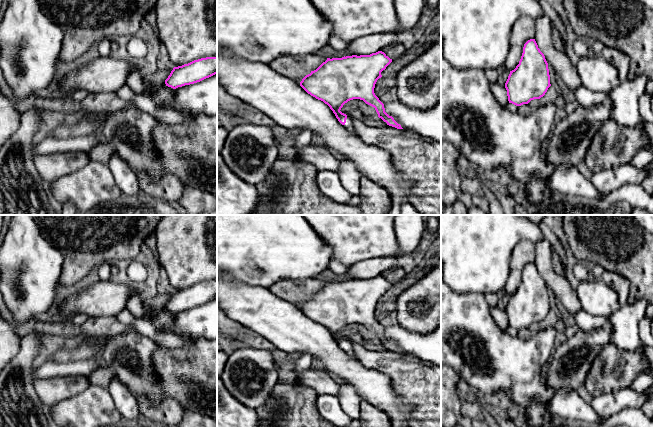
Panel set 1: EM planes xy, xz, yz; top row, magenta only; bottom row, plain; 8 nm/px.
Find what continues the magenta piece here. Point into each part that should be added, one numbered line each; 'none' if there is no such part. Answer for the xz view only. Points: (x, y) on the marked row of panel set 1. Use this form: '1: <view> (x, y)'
1: xz (348, 124)

